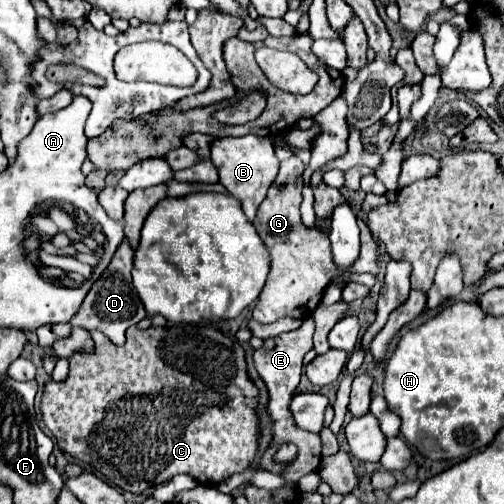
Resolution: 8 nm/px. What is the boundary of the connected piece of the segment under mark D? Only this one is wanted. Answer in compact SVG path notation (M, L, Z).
M123 238L117 252L113 254L113 260L109 262L107 270L101 274L99 282L95 282L91 286L87 298L83 300L83 306L79 308L79 314L75 314L71 324L87 328L87 330L101 330L103 334L109 336L111 342L123 344L125 342L125 330L129 326L135 326L137 322L141 322L147 316L143 302L133 288L131 268L133 268L133 248L129 246L129 240Z

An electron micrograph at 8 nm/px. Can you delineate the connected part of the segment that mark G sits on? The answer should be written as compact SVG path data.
M297 156L283 160L275 182L271 184L265 200L257 208L255 230L261 236L271 258L271 270L267 282L253 308L253 318L257 322L267 324L285 316L301 318L301 320L311 316L311 312L317 308L317 304L323 298L325 286L337 274L337 268L331 260L327 234L323 234L319 228L307 230L299 218L303 170L305 166Z

